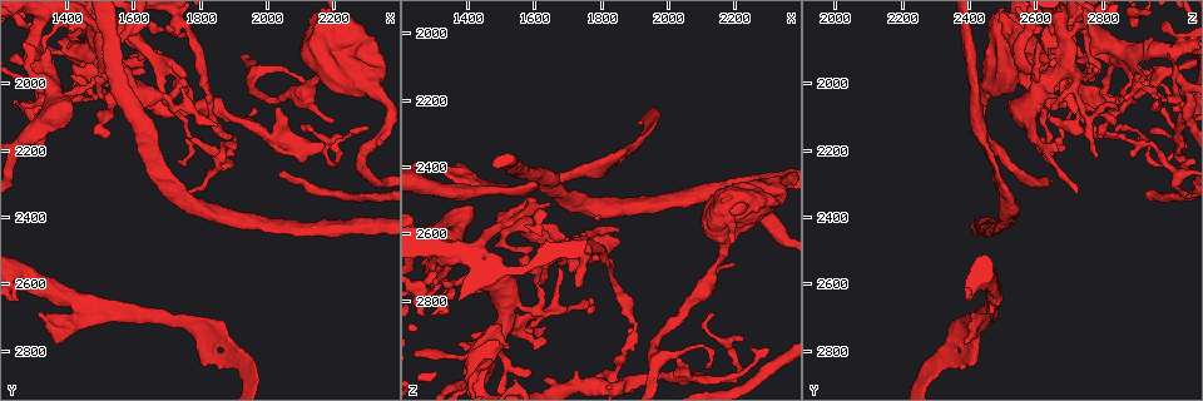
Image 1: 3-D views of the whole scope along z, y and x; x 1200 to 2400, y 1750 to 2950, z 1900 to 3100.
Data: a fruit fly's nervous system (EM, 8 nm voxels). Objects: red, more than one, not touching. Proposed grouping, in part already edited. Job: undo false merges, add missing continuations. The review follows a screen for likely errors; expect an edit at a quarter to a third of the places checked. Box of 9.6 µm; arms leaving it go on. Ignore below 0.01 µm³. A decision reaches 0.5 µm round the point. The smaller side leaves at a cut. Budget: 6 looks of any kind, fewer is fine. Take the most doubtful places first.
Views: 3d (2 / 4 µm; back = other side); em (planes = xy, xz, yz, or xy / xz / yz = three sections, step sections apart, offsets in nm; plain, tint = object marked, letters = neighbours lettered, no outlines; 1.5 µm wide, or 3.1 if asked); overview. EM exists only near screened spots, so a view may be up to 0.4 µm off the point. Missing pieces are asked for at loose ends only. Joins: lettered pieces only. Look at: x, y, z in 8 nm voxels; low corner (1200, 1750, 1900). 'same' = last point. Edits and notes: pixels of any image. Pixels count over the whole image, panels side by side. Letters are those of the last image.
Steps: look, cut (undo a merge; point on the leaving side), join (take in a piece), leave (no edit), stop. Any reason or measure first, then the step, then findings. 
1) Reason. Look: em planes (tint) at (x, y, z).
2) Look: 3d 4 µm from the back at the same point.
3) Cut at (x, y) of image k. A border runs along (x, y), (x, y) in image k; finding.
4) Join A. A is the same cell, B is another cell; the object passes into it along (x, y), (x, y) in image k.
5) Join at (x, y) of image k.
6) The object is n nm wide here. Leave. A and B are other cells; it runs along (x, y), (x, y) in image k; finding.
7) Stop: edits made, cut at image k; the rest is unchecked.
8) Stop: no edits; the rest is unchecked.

Tapers out. Look: 3d 2 µm at (1860, 2120, 2590).

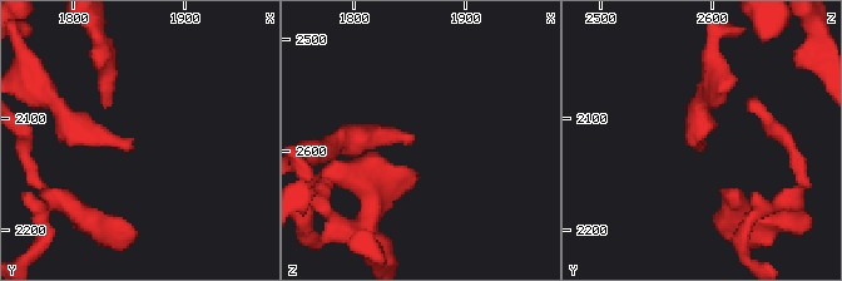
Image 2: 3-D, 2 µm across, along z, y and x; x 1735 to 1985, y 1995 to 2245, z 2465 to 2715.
Look: em planes (letters) at (1852, 2126, 2592).

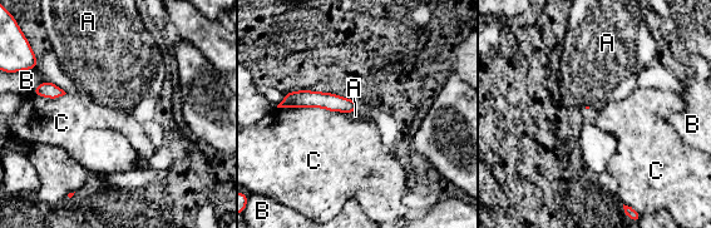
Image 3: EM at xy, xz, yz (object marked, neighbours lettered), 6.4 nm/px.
Leave. A, B and C are other cells; no lettered piece goes on from it.

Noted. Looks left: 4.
Side arm on a straight run. Look: 3d 2 µm at (2010, 2160, 3020).

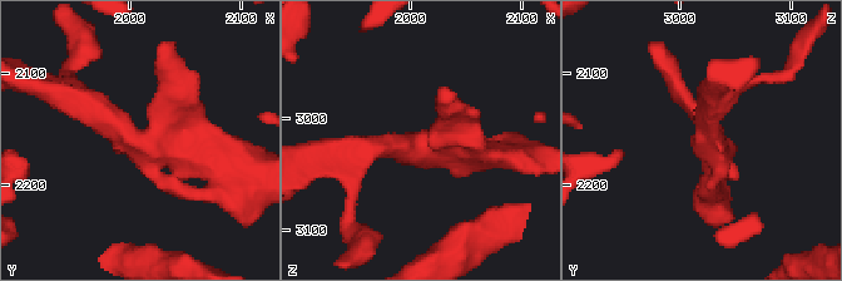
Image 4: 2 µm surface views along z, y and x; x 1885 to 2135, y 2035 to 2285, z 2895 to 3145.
Need the tissue. Look: em yz step 8 (tint) at (2014, 2160, 3024).

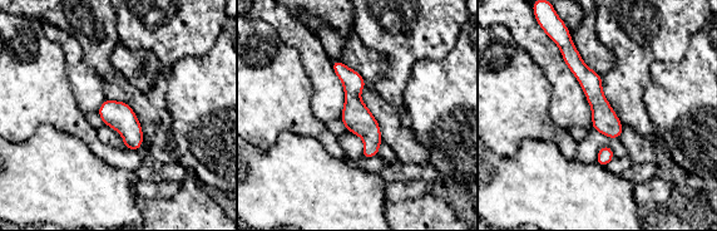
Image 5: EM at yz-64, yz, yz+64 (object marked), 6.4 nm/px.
Cut it another way. Look: em xy step 4 (letters) at the same point.

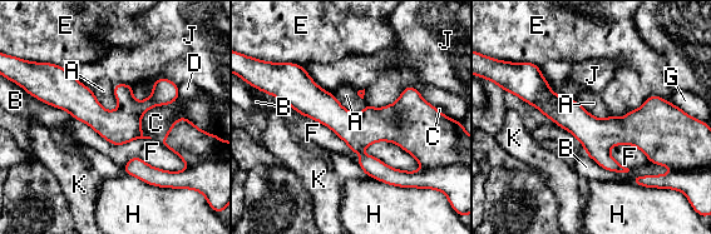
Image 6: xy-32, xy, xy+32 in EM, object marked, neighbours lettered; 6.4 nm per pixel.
Leave. A, B, C, D, E, F, G, H, J and K are other cells; it runs along (281, 95), (342, 123), (426, 116) in image 6; continuous, no second cell.

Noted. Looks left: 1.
Thick end. Look: em planes (letters) at (2100, 1890, 2530).

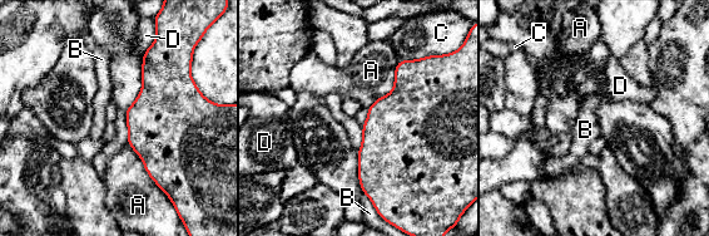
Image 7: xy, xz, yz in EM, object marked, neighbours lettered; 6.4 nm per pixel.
Leave. A, B, C and D are other cells; a border runs along (362, 126), (362, 143), (357, 150) in image 7; no lettered piece goes on from it.

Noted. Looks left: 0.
Stop: no edits; the rest is unchecked.

